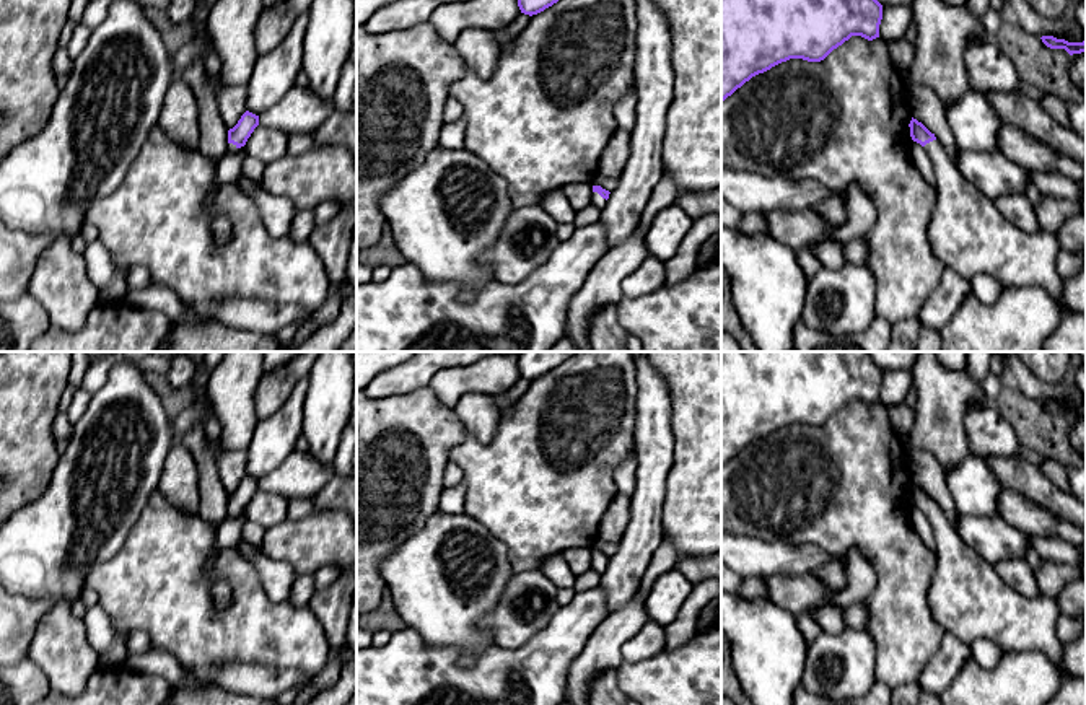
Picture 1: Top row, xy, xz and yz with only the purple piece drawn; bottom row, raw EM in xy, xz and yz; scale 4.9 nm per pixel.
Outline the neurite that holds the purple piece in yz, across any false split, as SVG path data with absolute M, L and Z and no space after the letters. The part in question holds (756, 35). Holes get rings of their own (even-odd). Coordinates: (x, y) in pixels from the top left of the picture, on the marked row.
M721 0L721 103L752 77L790 59L824 60L852 36L879 37L882 5L878 0Z

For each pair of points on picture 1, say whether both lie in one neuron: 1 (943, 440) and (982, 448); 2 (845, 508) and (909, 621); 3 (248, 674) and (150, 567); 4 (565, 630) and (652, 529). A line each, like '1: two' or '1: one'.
1: two
2: one
3: two
4: two

